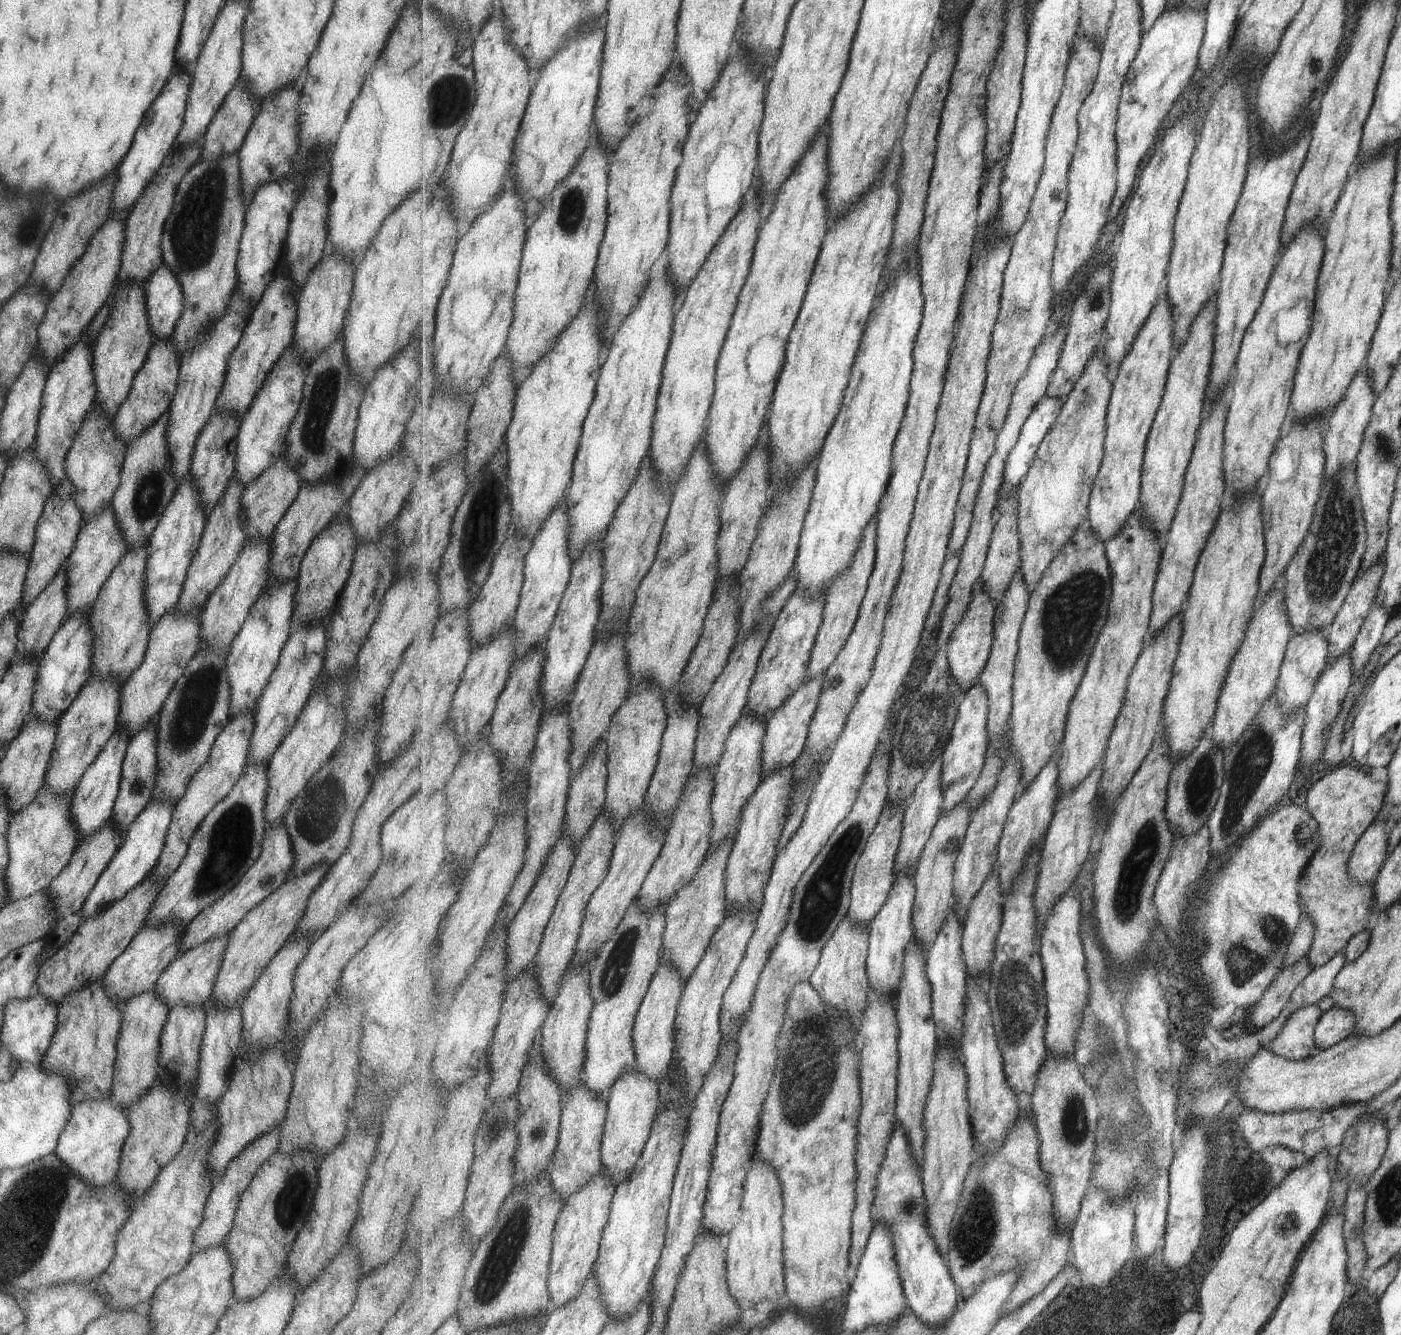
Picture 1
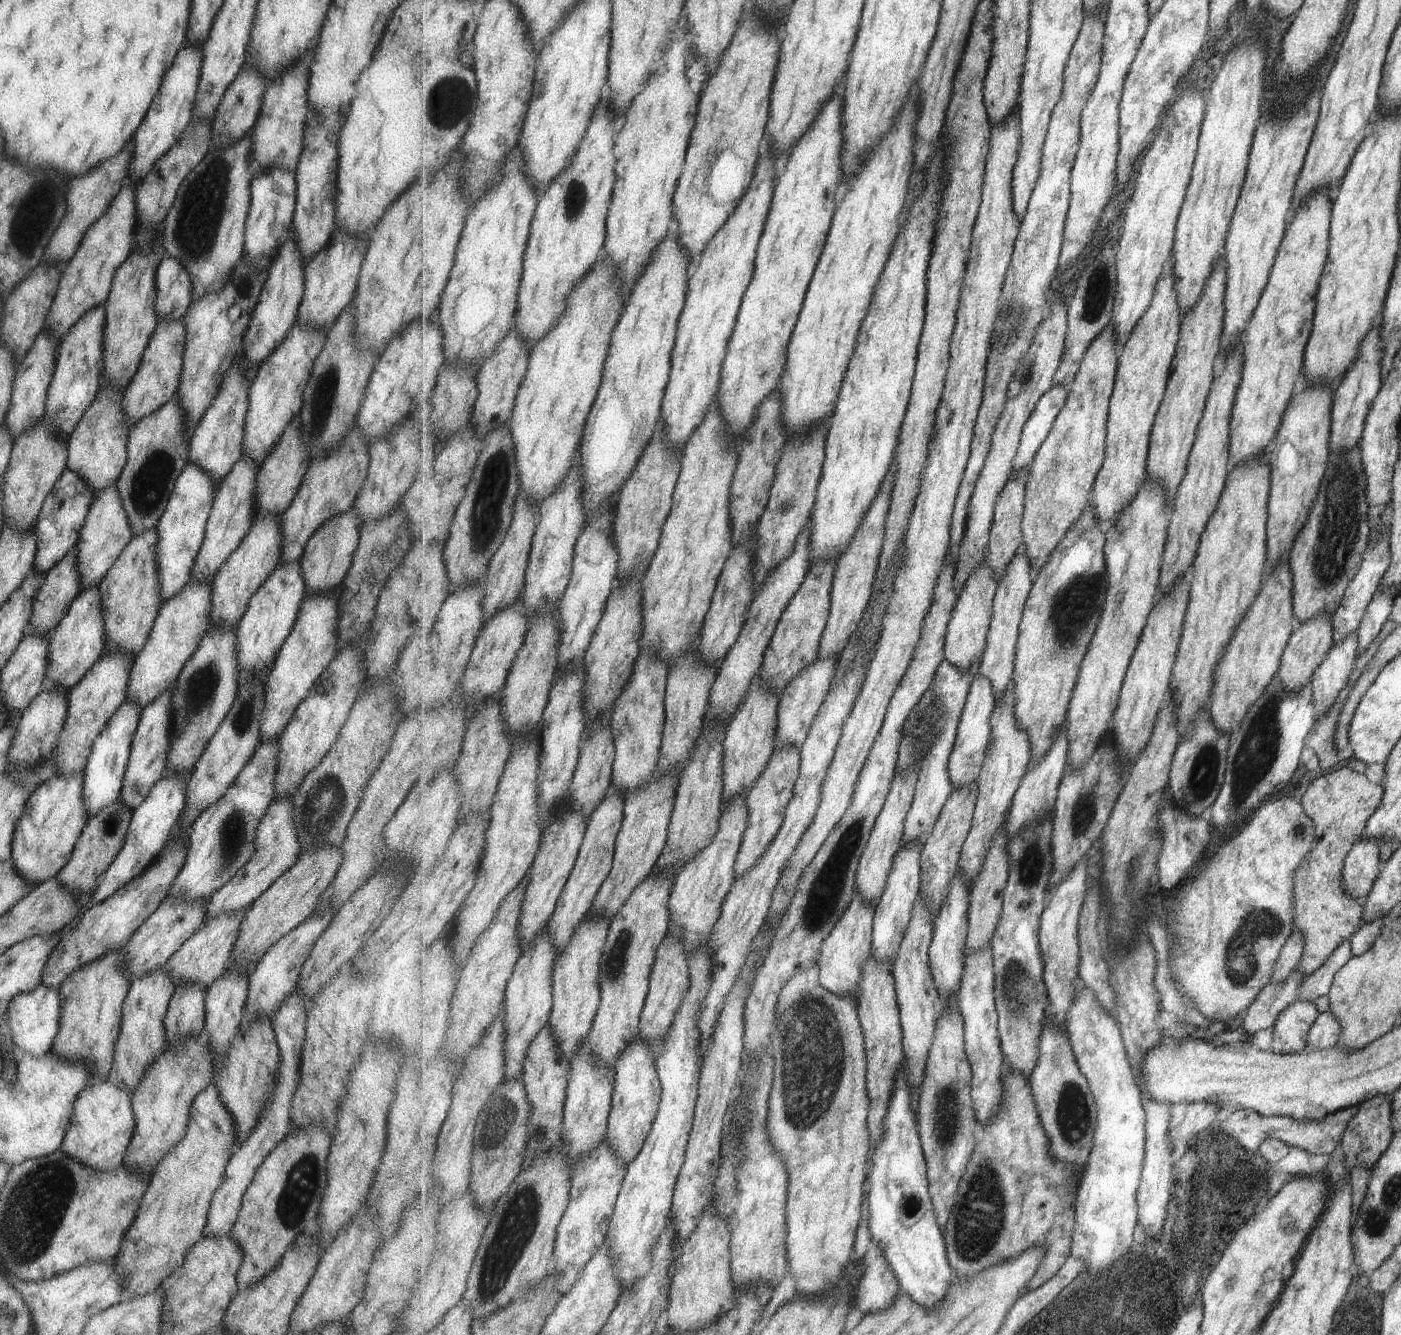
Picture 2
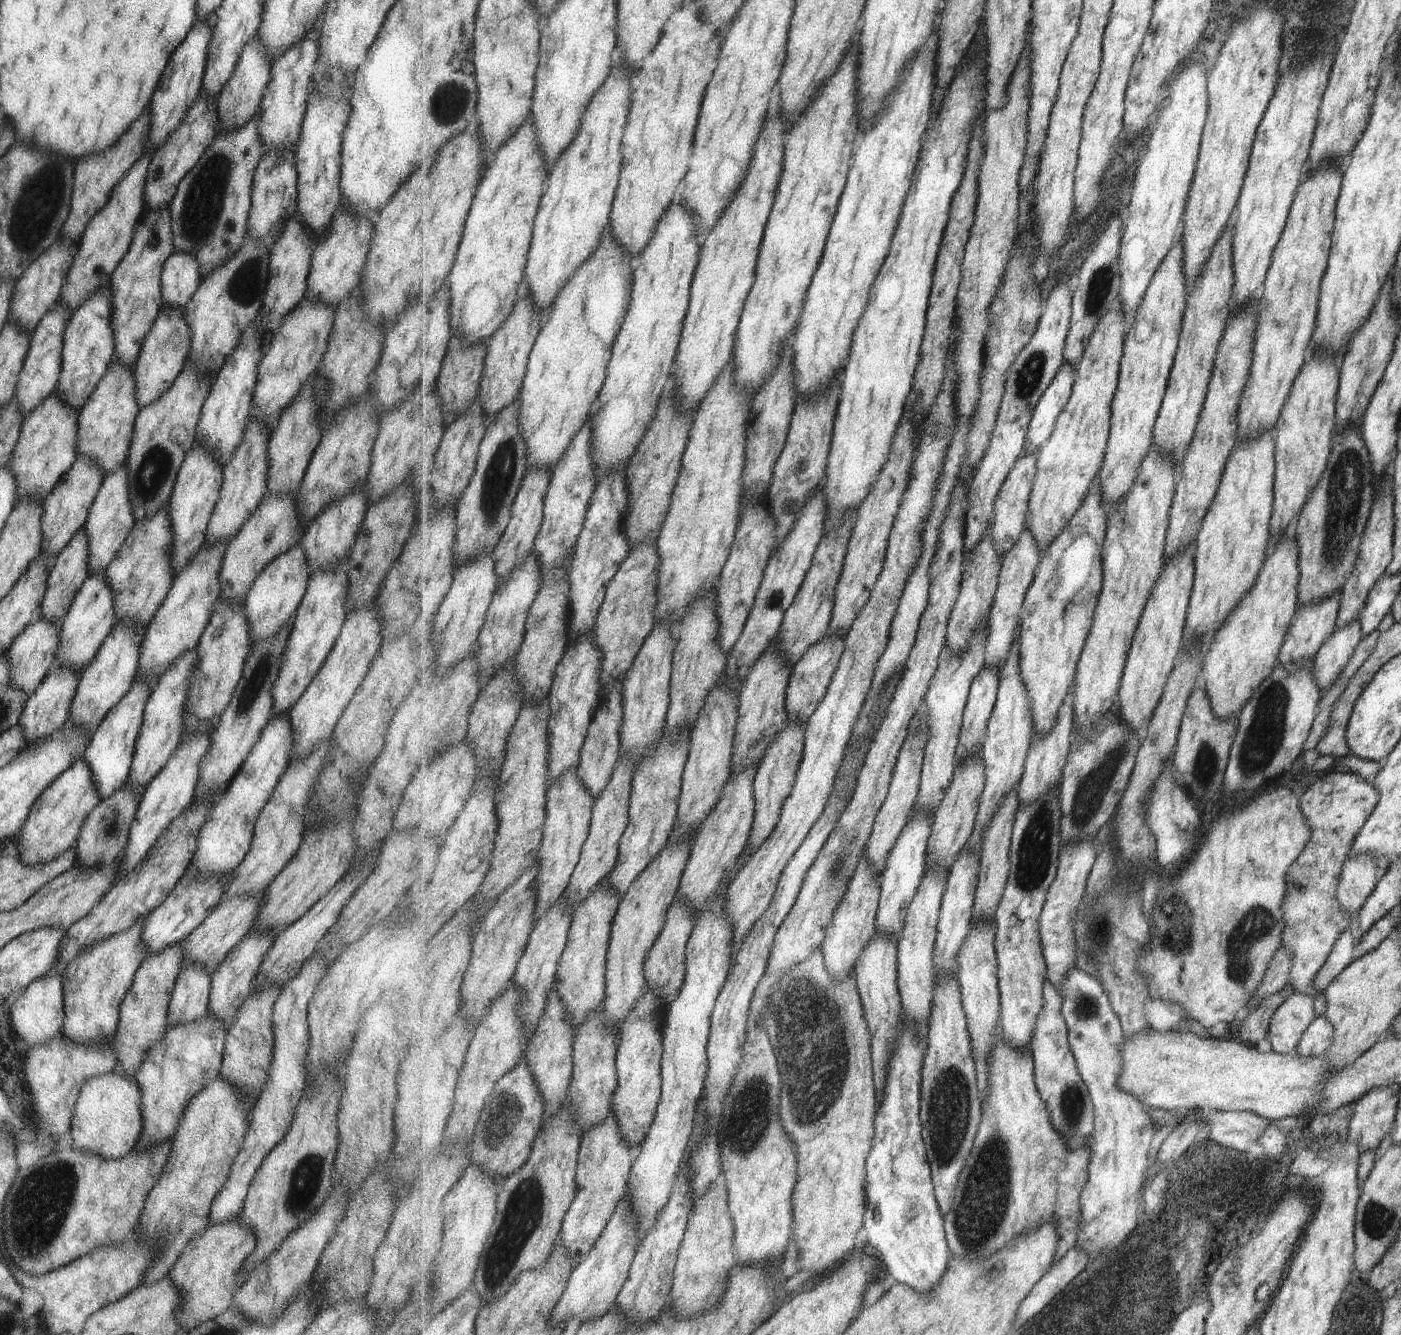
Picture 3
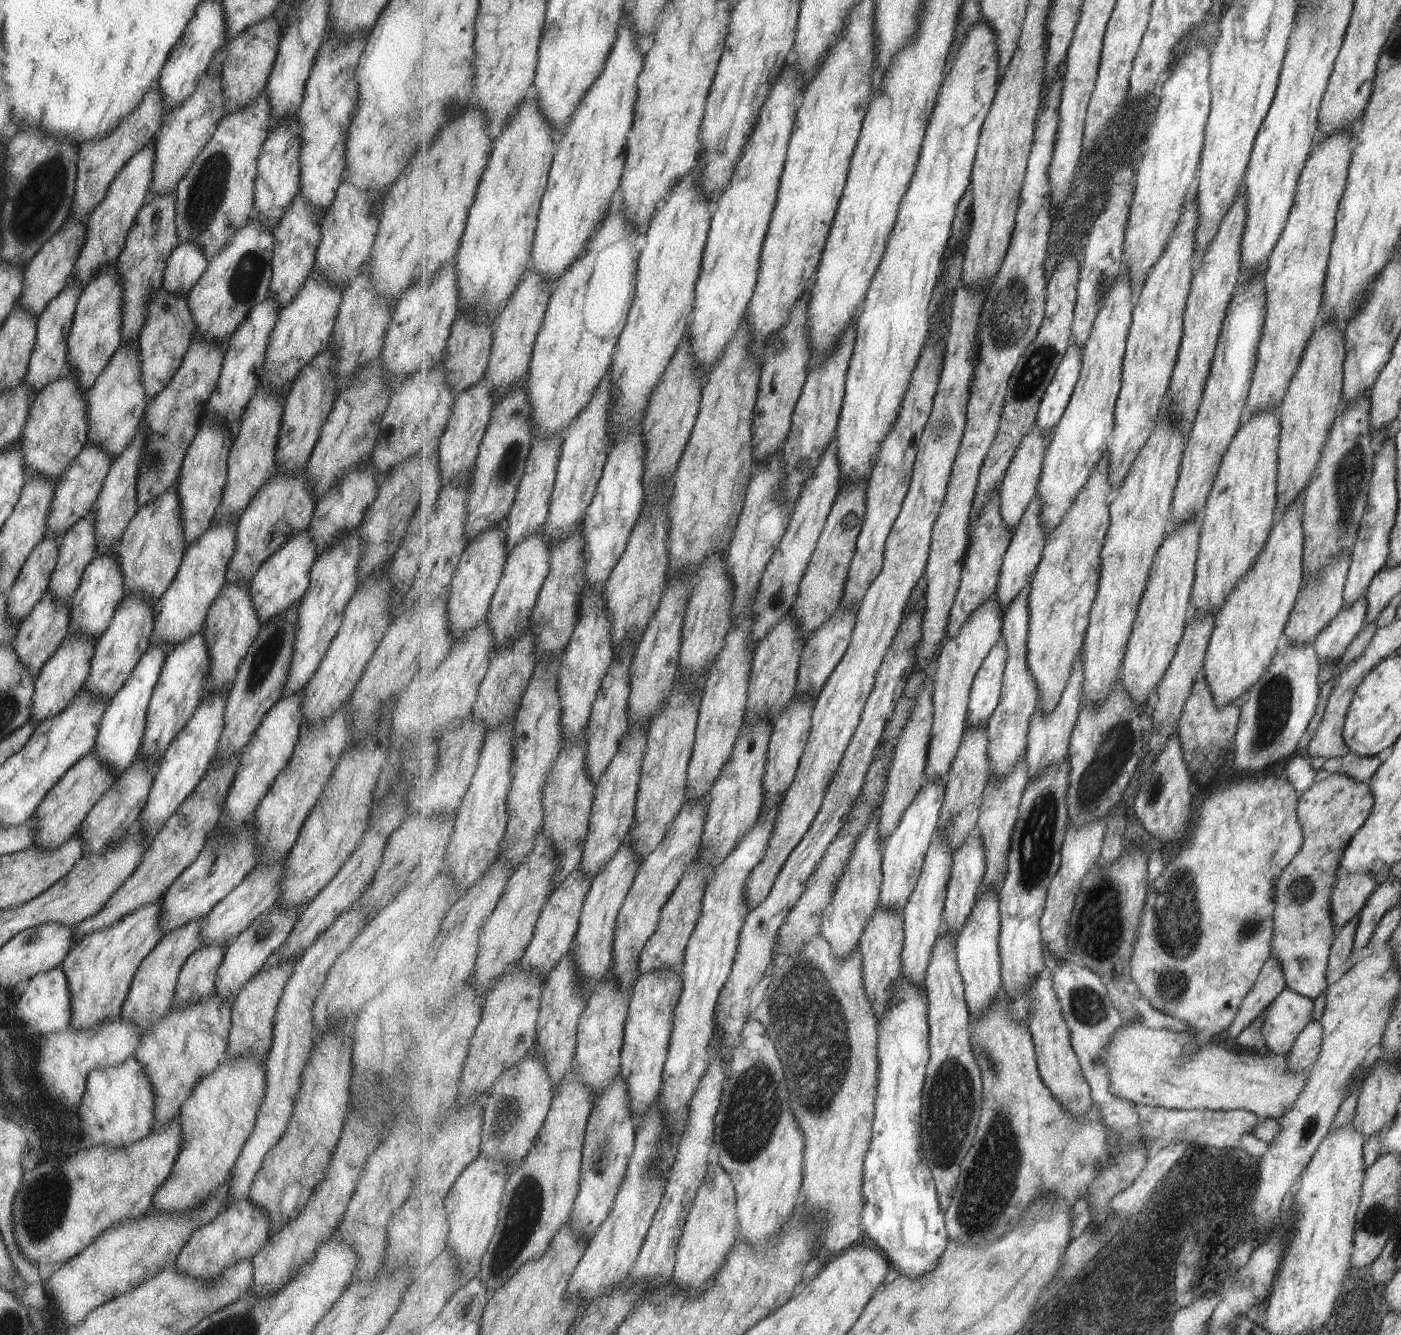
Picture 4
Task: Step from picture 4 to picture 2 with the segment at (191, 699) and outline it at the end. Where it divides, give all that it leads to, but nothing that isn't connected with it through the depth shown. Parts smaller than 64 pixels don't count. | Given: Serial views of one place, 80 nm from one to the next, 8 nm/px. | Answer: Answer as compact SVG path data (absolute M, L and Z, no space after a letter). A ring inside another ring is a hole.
M174 682L159 696L156 696L148 705L145 705L140 712L138 725L131 737L130 751L125 772L122 776L120 788L120 801L131 811L147 796L150 788L165 776L166 752L168 751L168 730L171 720L170 698L174 691Z

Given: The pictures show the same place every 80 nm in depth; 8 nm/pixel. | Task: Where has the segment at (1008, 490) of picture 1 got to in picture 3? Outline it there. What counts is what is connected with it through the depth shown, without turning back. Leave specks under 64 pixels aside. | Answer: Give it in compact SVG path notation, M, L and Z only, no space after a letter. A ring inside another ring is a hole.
M1065 363L1052 386L1041 397L1027 431L1025 452L1037 451L1051 438L1059 415L1072 398L1076 370L1072 365Z

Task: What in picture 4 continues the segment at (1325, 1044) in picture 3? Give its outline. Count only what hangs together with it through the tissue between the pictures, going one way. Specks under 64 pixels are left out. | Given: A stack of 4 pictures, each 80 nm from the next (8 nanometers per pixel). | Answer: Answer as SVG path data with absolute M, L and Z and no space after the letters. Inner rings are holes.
M1309 1021L1295 1037L1289 1056L1286 1056L1286 1069L1292 1071L1310 1070L1318 1057L1322 1043L1322 1028L1318 1021Z

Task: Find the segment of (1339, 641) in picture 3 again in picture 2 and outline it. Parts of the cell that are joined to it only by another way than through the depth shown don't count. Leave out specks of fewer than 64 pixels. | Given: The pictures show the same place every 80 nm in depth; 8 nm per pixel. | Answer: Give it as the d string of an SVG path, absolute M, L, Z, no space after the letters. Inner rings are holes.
M1351 633L1338 645L1331 646L1313 671L1308 684L1312 692L1315 722L1330 709L1338 692L1345 686L1356 655L1356 633Z

